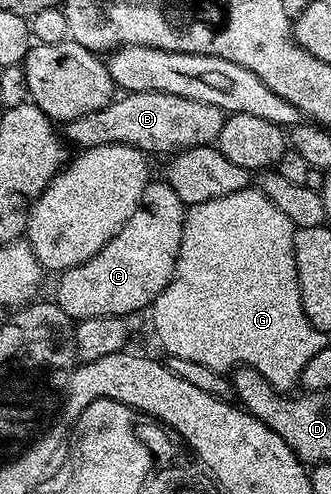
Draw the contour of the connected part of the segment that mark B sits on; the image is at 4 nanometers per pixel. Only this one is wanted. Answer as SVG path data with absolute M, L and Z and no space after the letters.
M160 91L123 92L102 110L65 122L64 137L78 151L97 145L132 145L147 155L173 155L197 145L214 145L226 118L227 114L220 107L184 99L184 95L168 95Z

